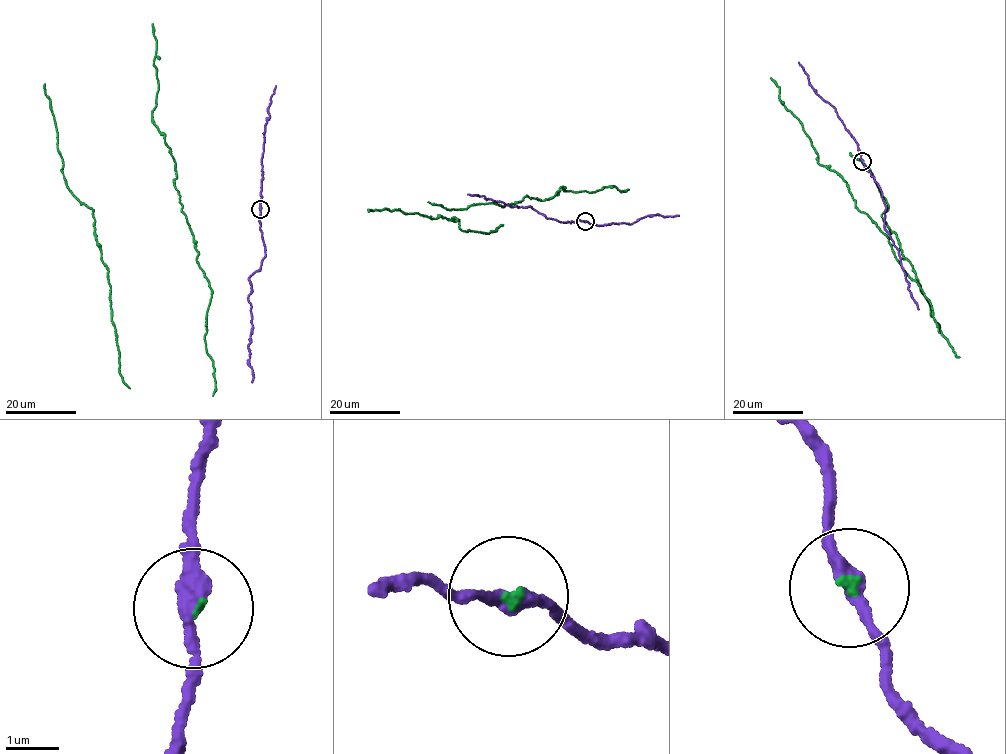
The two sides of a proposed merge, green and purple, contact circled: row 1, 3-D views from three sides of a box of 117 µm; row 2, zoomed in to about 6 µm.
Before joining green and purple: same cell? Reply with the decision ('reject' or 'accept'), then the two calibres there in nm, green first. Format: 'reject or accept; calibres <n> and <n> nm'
accept; calibres 70 and 280 nm

